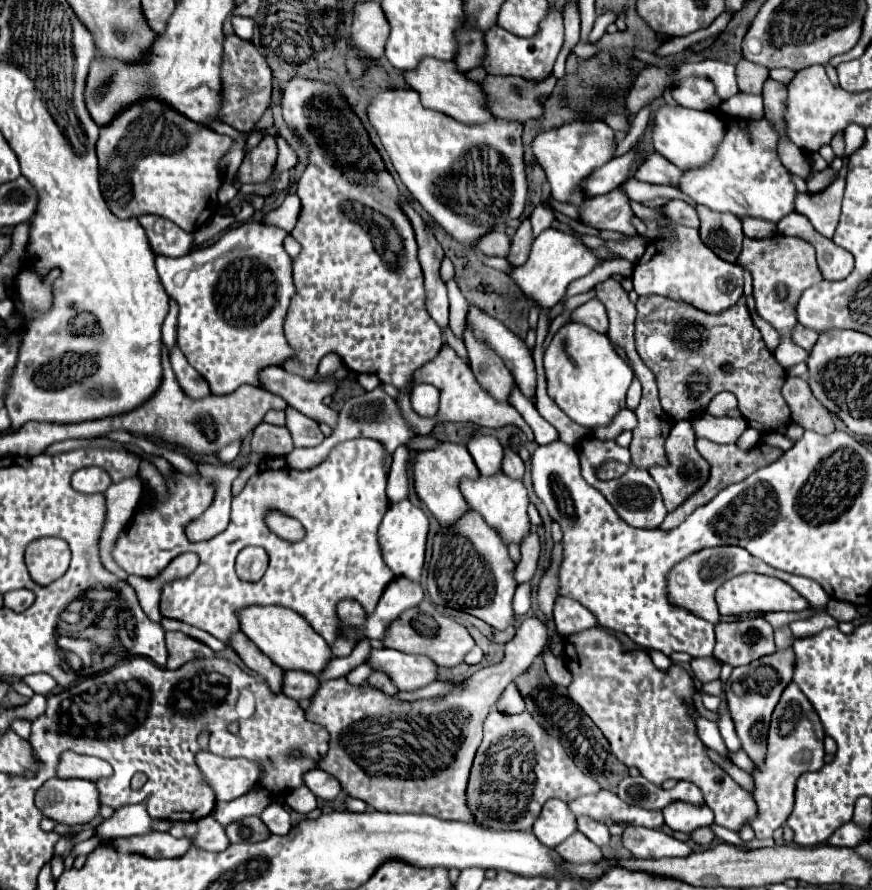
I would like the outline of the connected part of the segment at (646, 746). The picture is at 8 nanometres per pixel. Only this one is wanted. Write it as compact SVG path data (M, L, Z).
M593 626L589 630L565 636L563 658L573 676L567 686L569 698L581 706L581 710L589 714L595 726L605 734L611 744L611 752L619 762L625 766L635 766L643 778L659 788L669 778L693 778L691 772L701 772L701 788L709 788L709 808L715 812L715 824L739 832L745 824L755 820L759 810L753 796L709 758L707 746L697 734L697 720L693 716L693 696L697 694L697 688L687 670L679 664L671 664L669 670L659 670L645 650L623 650L617 636L603 626Z

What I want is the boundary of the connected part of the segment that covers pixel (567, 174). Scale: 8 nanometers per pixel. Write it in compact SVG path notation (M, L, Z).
M579 120L565 124L547 130L533 140L535 158L545 168L553 198L557 202L573 204L573 206L581 206L583 202L589 200L589 196L581 190L581 184L587 178L587 174L591 174L595 168L603 166L613 158L615 148L617 148L615 130L609 128L605 122L593 122L593 120Z

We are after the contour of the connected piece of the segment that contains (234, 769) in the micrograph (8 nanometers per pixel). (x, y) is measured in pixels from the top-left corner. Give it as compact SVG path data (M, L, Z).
M201 750L197 754L197 766L203 774L203 780L211 786L217 800L235 800L247 794L261 776L261 768L255 762L245 758L221 758L211 754L209 750Z

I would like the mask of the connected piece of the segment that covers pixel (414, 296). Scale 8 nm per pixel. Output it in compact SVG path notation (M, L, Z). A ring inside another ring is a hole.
M295 74L285 84L281 110L285 124L295 130L309 152L307 168L297 182L301 214L291 232L301 244L301 254L293 260L297 292L291 298L285 316L285 338L293 356L287 358L281 368L289 374L313 380L317 376L319 360L329 352L337 352L349 370L357 374L375 374L383 384L393 384L395 388L409 388L413 410L423 418L433 418L439 412L439 390L431 384L417 384L413 372L439 354L443 332L425 310L423 272L417 260L415 230L411 230L411 222L407 222L407 216L401 210L401 192L363 122L351 106L347 106L339 86L333 82L311 82L311 78ZM377 180L381 180L381 196L373 196L373 182Z

